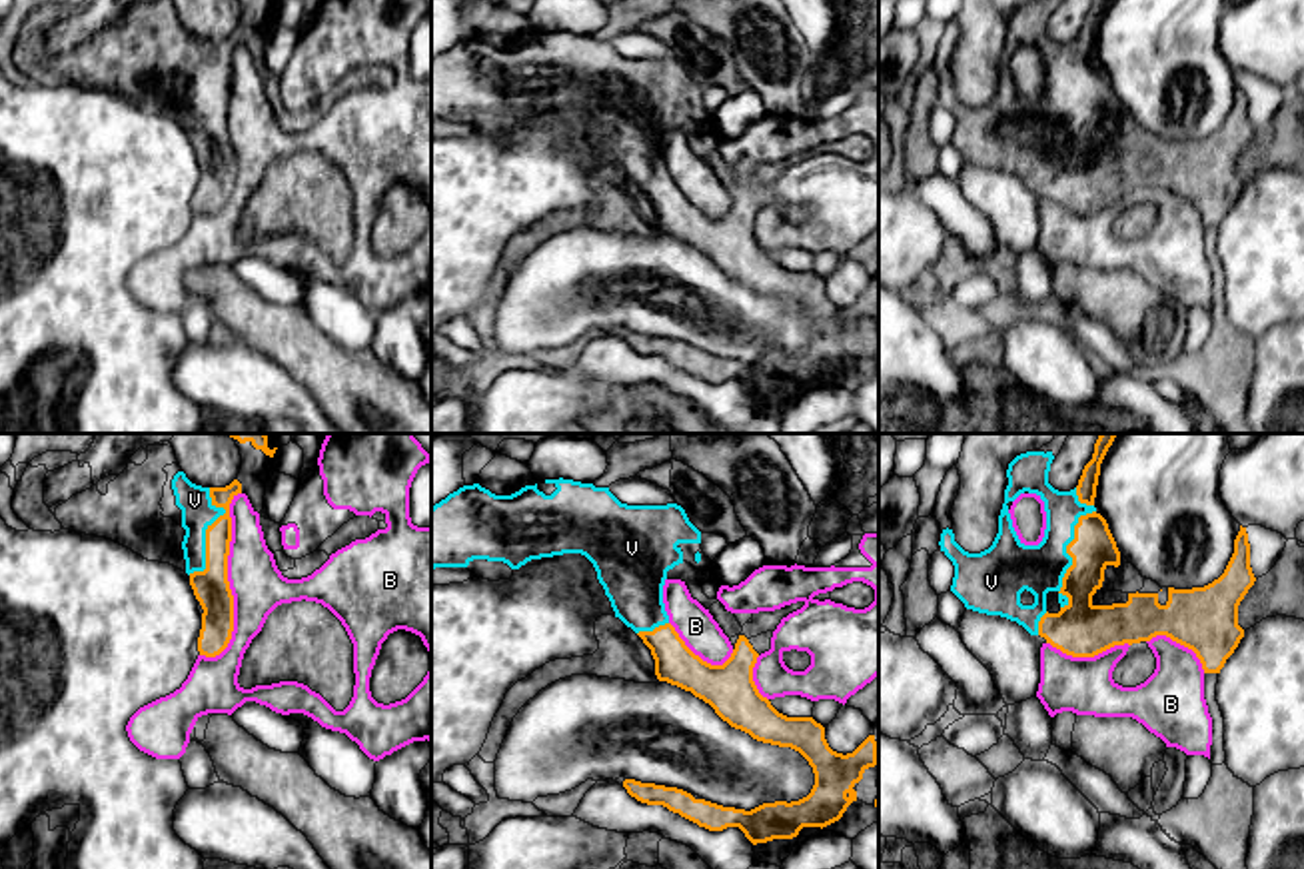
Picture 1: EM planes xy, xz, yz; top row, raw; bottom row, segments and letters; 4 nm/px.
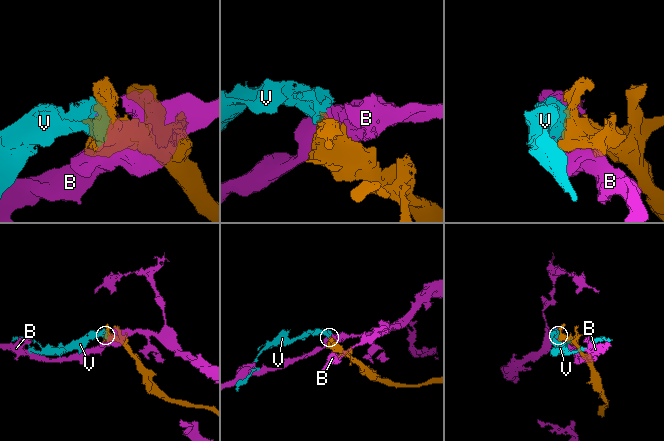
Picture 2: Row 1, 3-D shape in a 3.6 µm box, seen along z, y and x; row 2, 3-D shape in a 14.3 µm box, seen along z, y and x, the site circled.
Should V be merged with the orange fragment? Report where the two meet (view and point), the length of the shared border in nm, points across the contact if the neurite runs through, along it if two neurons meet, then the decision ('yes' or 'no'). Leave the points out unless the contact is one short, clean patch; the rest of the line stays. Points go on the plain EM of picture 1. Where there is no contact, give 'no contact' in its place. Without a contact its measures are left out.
yz (1069, 106) | 420 nm | yes

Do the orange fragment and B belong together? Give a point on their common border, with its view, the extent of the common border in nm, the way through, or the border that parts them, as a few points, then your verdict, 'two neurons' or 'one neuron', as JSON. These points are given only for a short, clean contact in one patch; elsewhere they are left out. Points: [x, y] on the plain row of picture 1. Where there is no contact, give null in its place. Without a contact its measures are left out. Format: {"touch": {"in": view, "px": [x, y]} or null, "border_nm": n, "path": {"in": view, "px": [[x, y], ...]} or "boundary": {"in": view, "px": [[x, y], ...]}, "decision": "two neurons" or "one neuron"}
{"touch": {"in": "xy", "px": [226, 132]}, "border_nm": 700, "decision": "two neurons"}

